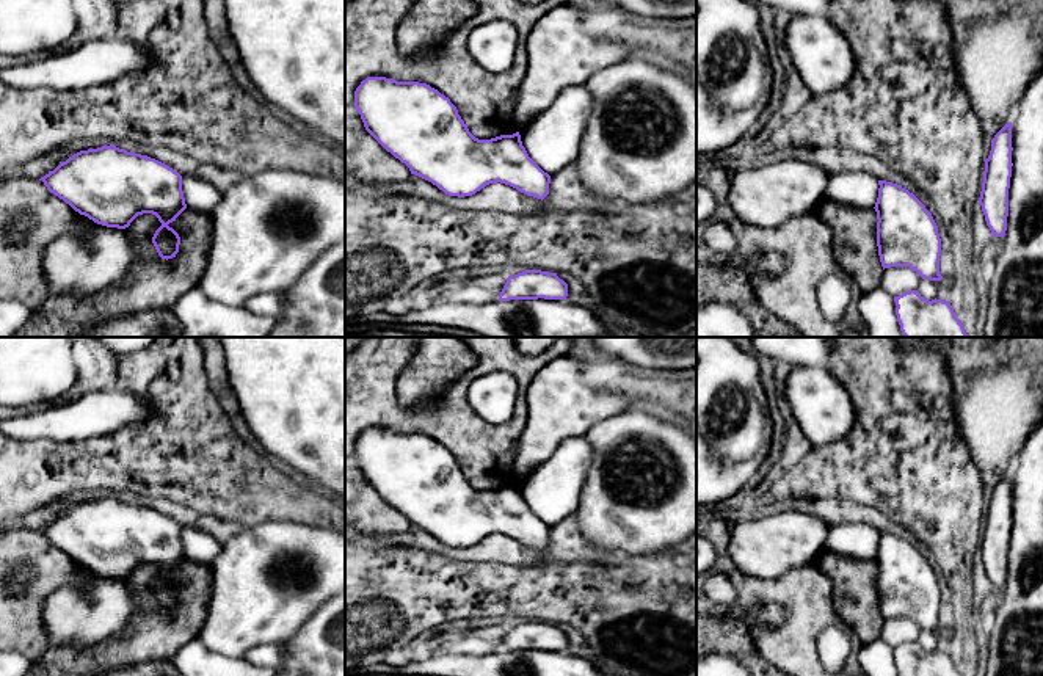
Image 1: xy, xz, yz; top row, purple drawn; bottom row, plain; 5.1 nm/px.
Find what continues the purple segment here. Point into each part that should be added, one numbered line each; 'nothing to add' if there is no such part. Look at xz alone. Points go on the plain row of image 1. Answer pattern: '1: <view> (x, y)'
1: xz (552, 491)

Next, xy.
1: xy (199, 546)

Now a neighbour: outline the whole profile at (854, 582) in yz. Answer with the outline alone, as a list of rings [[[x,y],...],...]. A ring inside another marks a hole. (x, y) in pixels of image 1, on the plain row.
[[[823,549],[817,563],[831,580],[833,605],[841,621],[863,645],[880,638],[883,618],[877,598],[875,560],[856,560]]]

